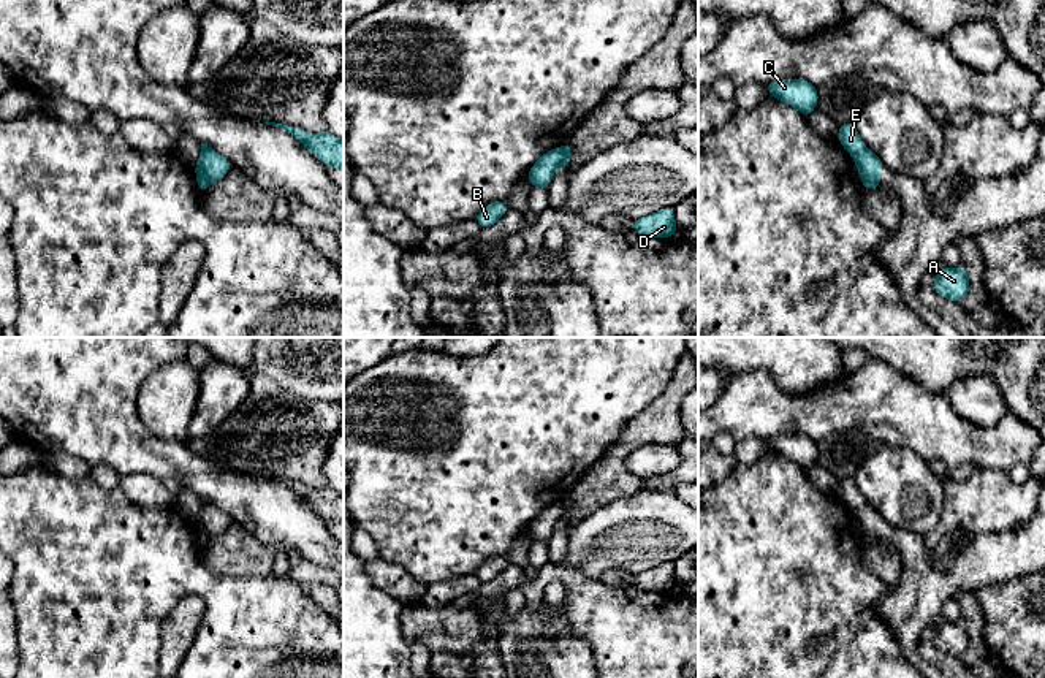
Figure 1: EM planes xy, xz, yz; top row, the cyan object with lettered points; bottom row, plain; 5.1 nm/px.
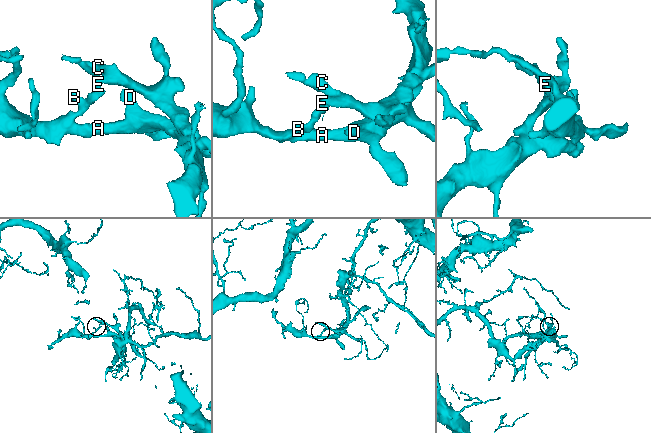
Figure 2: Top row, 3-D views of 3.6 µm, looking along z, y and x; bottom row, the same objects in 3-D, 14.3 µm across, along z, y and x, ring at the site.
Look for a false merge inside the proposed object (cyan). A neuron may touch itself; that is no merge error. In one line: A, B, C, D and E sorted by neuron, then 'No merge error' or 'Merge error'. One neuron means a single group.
Groups: A B D / C E. Merge error

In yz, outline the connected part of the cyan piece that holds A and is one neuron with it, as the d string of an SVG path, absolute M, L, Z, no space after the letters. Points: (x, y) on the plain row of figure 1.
M942 621L936 629L933 638L933 643L936 645L937 649L952 654L955 657L961 657L966 653L969 642L971 637L963 621L958 623Z

